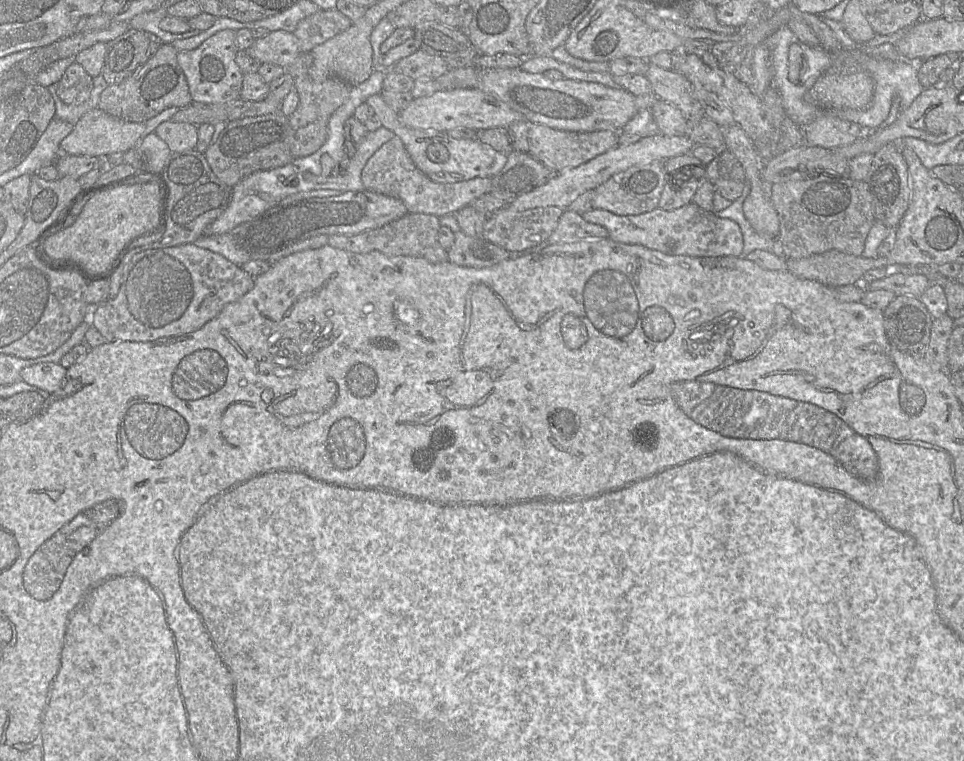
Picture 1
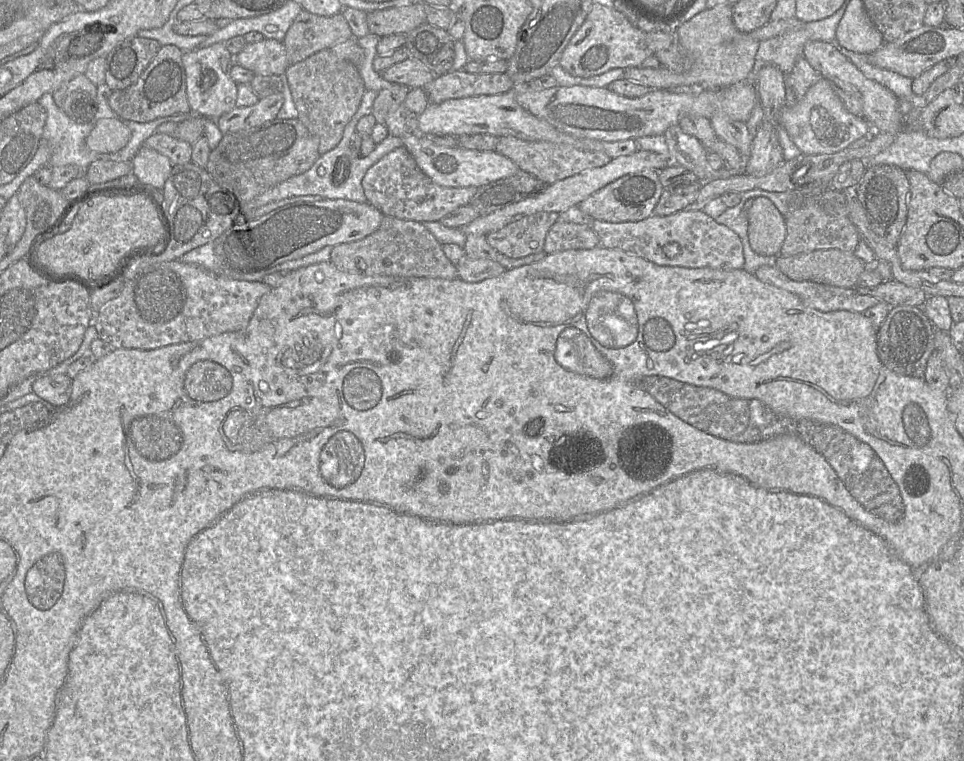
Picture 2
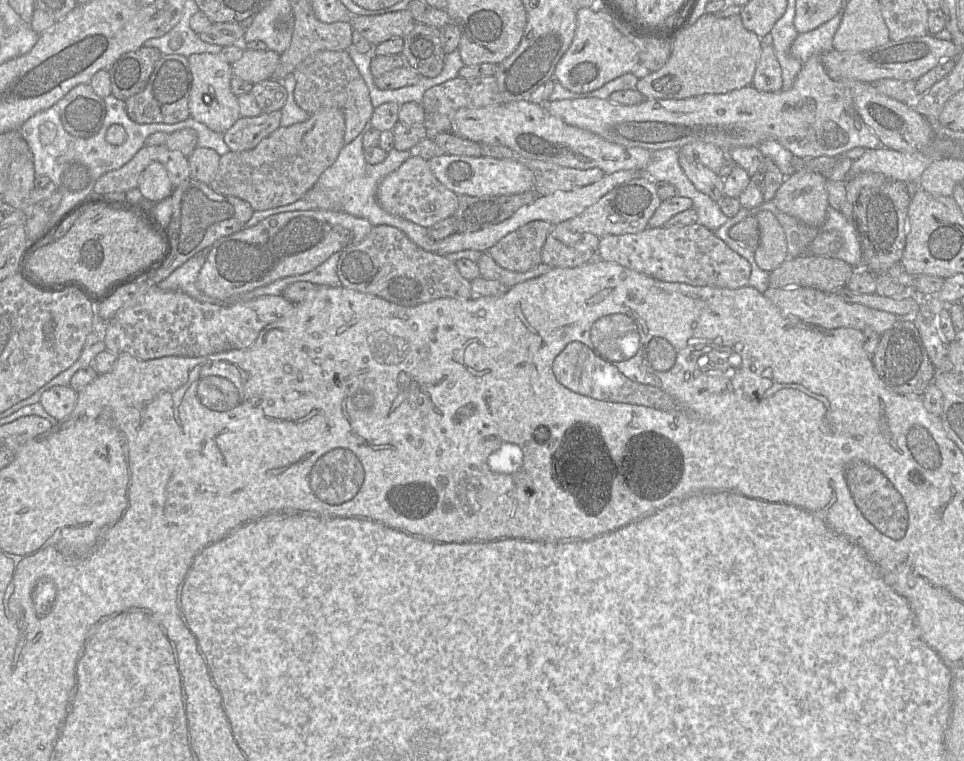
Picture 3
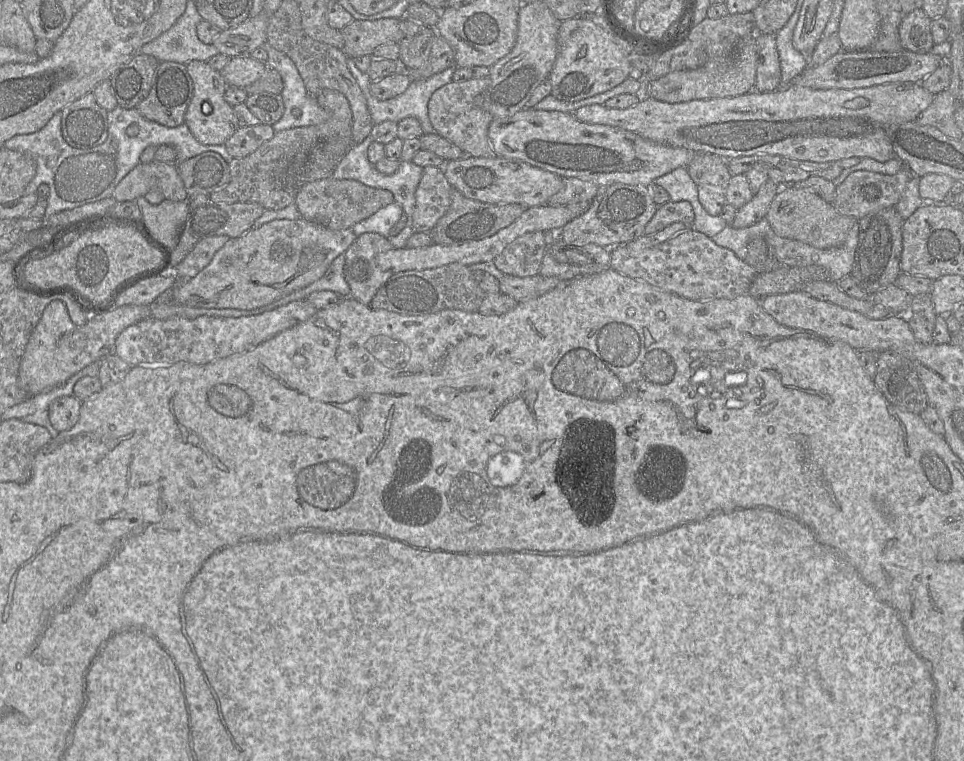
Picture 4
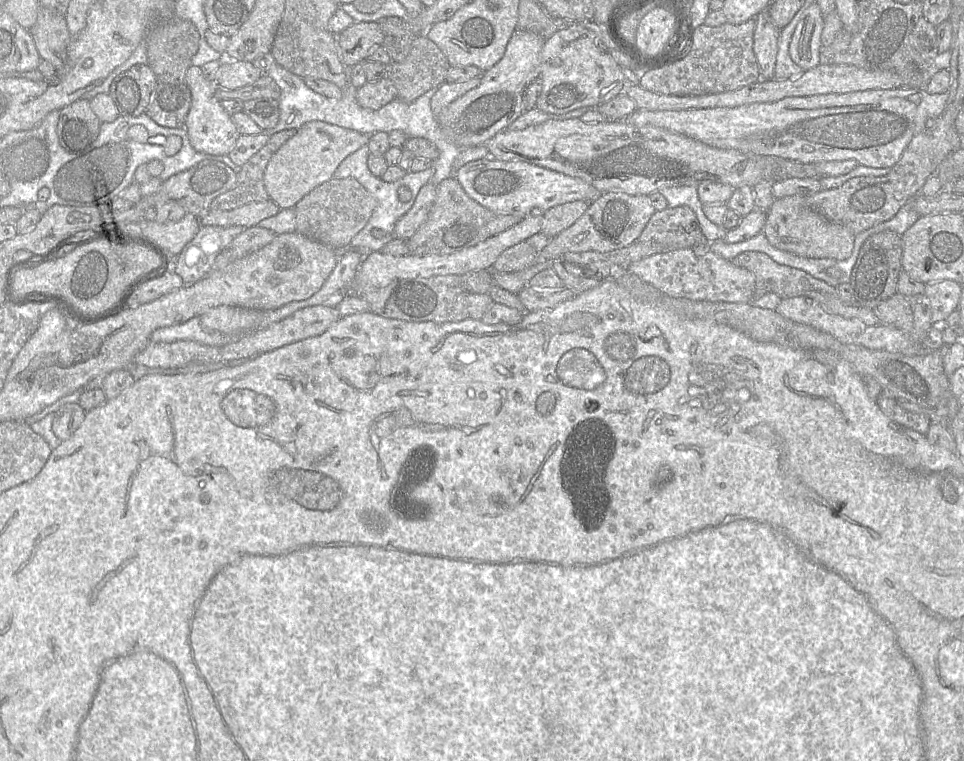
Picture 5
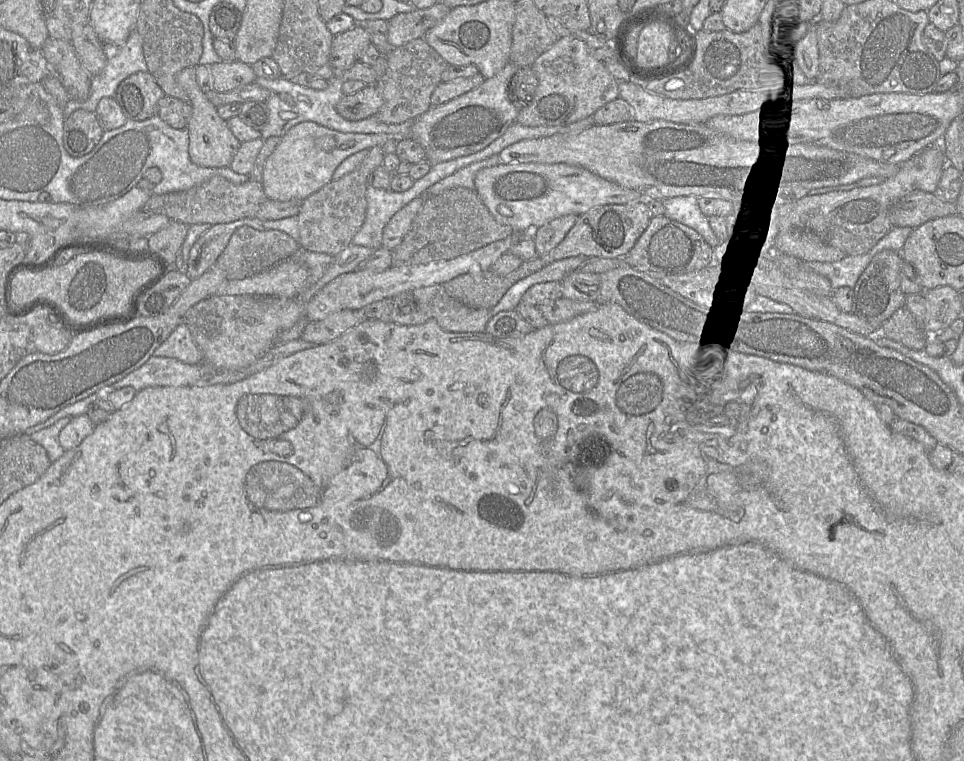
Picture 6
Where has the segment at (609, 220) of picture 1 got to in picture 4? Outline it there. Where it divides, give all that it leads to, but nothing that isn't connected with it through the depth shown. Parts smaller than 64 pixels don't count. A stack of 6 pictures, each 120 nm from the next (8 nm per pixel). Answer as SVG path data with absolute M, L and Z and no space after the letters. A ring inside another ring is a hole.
M692 227L653 247L631 251L623 244L611 248L610 253L613 270L689 300L734 299L748 293L758 274L754 267L737 257L734 252L717 245L712 238Z

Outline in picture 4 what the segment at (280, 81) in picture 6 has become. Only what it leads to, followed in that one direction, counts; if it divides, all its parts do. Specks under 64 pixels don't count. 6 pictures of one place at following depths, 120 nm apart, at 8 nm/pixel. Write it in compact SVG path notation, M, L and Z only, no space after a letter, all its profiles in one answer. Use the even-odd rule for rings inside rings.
M268 42L262 47L268 53L267 69L278 71L283 80L281 96L284 113L280 120L272 125L274 132L327 122L331 118L330 112L318 104L316 96L308 93L294 62ZM348 57L347 66L351 74L356 79L359 87L361 88L367 100L368 110L374 125L380 124L384 121L393 121L398 123L399 121L405 118L413 117L420 122L424 134L436 134L436 130L432 126L428 116L428 102L431 95L437 89L453 81L452 76L456 69L456 65L453 65L447 68L446 70L437 73L427 79L412 81L411 84L407 87L407 89L403 93L388 100L378 100L371 94L370 92L371 80L367 73L362 72L357 68L353 58Z

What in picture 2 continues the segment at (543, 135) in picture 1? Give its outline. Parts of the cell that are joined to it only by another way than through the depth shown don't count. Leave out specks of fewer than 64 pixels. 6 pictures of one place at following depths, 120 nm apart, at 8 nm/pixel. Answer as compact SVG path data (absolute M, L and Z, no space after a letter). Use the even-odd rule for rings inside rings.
M510 135L499 138L495 151L511 159L519 169L534 175L544 185L551 185L586 169L605 166L611 160L604 151L581 150L564 143L526 141Z

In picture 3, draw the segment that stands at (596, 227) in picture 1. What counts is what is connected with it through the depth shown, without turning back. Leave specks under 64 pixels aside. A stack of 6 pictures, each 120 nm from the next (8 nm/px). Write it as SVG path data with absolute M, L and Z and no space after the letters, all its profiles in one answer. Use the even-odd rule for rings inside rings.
M550 233L542 248L542 262L552 268L574 268L595 260L597 253L588 245L577 242L574 247L560 242Z

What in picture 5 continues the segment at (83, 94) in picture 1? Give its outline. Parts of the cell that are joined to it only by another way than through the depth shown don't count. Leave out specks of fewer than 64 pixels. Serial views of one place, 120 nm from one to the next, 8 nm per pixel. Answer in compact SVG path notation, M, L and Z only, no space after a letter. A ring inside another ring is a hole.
M79 99L60 110L57 125L59 142L68 153L82 153L97 139L101 124L90 101Z

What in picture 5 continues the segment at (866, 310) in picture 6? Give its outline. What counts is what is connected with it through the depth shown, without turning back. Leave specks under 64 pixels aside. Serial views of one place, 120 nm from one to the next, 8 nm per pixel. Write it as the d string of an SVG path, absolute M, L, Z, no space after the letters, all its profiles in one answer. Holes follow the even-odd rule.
M881 231L865 240L850 279L857 305L874 310L879 303L897 293L898 278L902 270L902 255L902 236L893 231Z

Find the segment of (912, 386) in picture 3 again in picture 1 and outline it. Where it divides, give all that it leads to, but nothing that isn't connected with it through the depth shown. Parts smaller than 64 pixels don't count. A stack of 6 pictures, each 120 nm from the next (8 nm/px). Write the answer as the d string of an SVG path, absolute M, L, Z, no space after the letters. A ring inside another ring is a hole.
M910 295L896 296L883 312L889 342L916 358L925 356L933 320L921 299Z

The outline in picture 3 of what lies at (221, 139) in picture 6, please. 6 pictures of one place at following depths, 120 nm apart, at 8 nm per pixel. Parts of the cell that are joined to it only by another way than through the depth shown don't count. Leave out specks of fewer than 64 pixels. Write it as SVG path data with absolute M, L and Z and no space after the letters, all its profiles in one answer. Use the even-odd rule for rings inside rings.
M200 53L187 57L192 75L188 109L190 117L206 125L210 130L224 134L241 117L238 97L232 93L230 81L233 77L231 64L218 54Z

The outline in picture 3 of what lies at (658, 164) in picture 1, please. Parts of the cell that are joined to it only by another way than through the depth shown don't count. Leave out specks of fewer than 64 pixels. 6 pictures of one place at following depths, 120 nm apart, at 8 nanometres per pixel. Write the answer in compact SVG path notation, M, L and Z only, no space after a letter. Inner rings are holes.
M641 175L615 186L596 203L570 219L570 229L581 234L592 233L599 238L607 235L638 233L647 228L649 219L661 202L655 182Z

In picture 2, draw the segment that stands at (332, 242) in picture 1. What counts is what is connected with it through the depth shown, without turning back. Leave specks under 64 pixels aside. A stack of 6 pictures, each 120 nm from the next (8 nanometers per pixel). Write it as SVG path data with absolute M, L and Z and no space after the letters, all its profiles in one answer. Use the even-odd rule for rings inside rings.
M385 216L379 228L367 237L332 246L330 261L341 271L359 275L459 278L457 268L443 252L442 244L422 222L389 216Z

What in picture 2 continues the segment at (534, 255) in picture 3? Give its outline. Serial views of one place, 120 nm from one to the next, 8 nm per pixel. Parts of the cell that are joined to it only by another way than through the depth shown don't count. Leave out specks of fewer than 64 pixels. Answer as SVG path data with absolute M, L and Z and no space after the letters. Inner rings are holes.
M538 212L486 235L490 246L510 258L544 251L546 236L559 219L557 212Z

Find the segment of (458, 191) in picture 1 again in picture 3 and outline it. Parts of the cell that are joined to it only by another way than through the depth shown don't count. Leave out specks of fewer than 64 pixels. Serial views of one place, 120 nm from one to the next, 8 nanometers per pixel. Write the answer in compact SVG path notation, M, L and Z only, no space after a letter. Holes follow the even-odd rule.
M412 155L396 170L382 178L377 187L376 199L388 213L426 228L454 215L458 208L458 195L439 182L427 160Z

